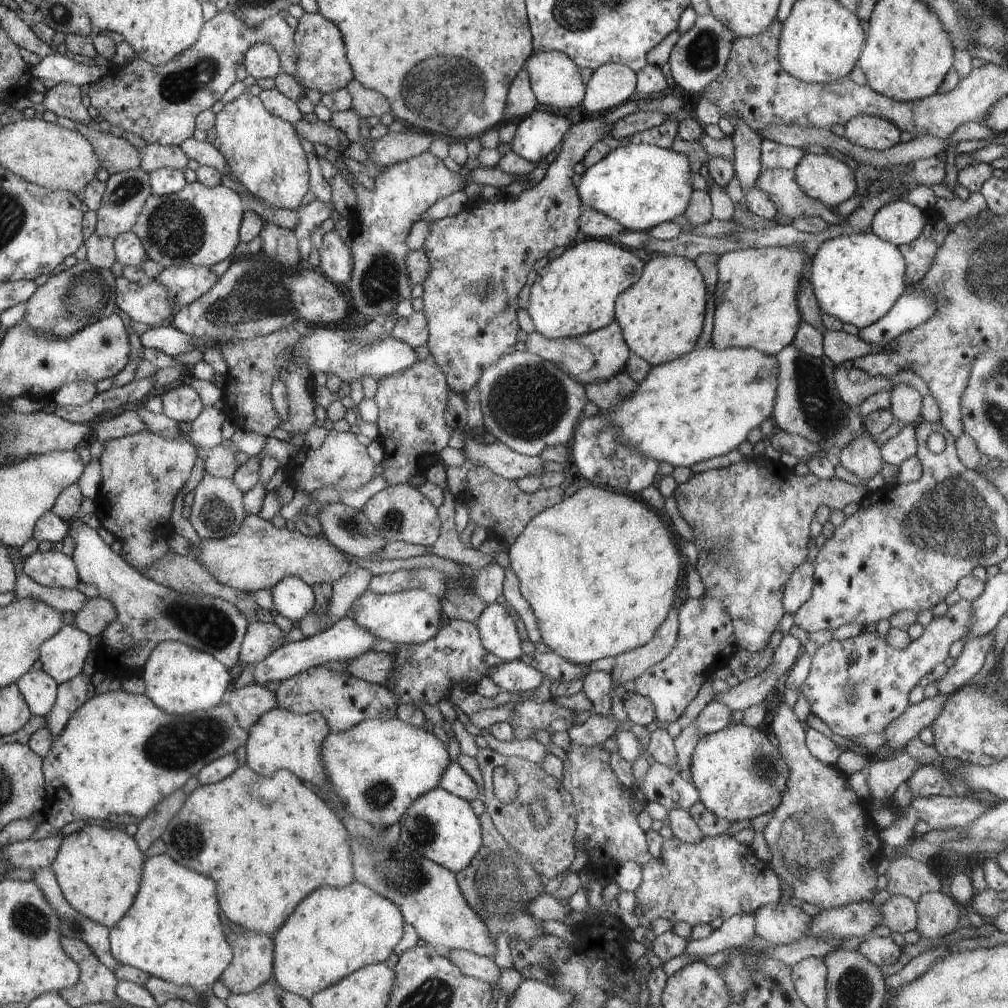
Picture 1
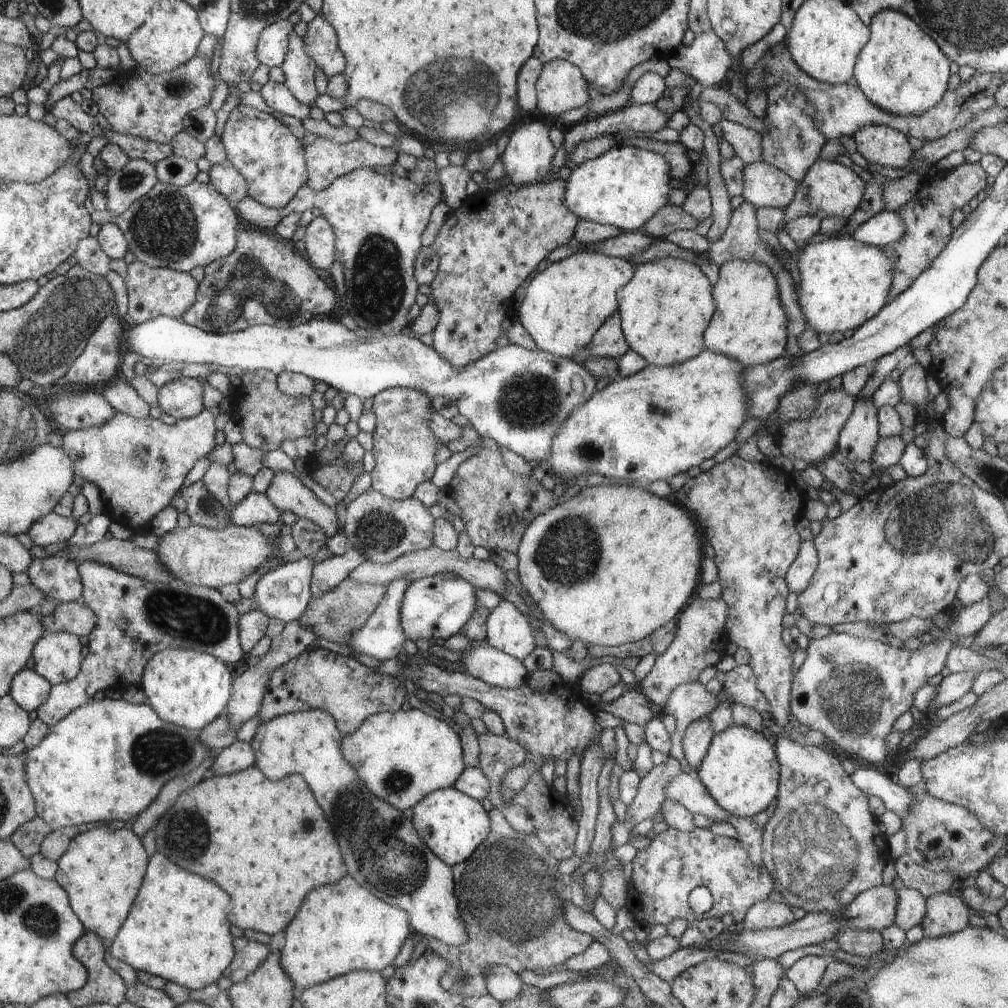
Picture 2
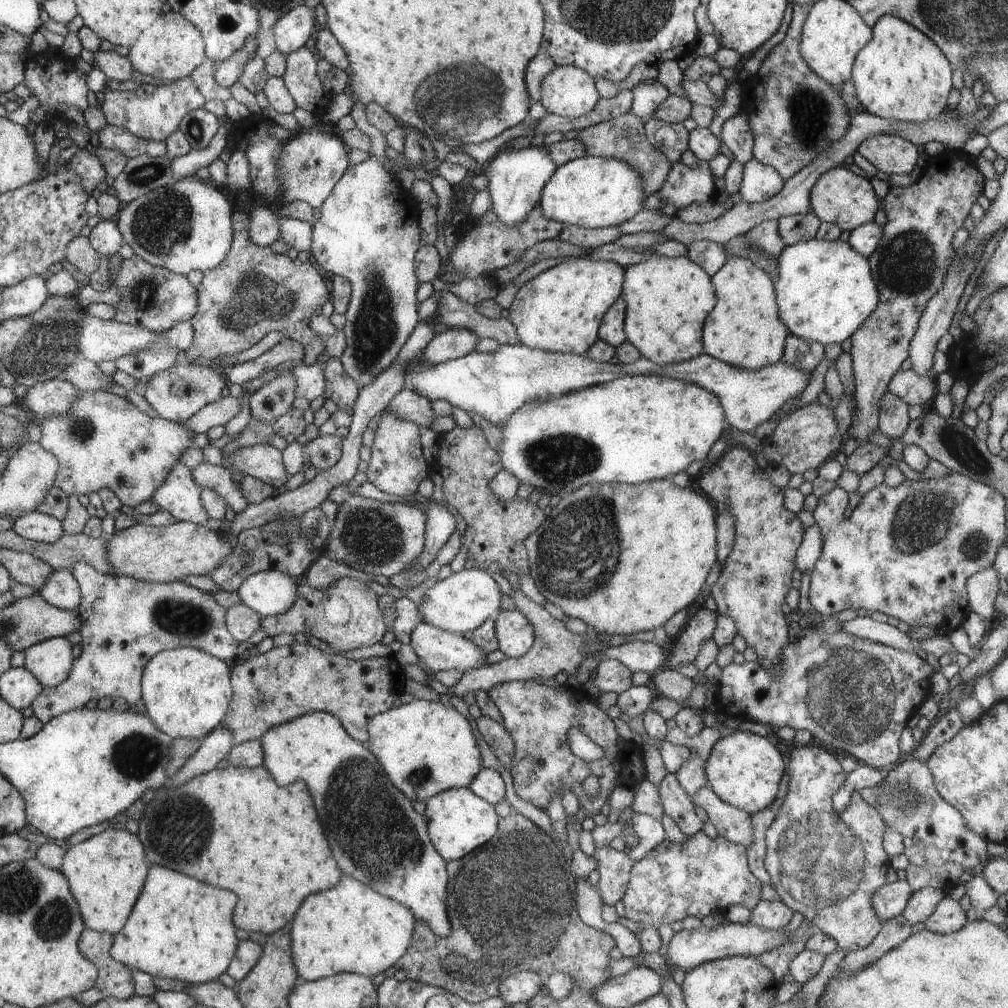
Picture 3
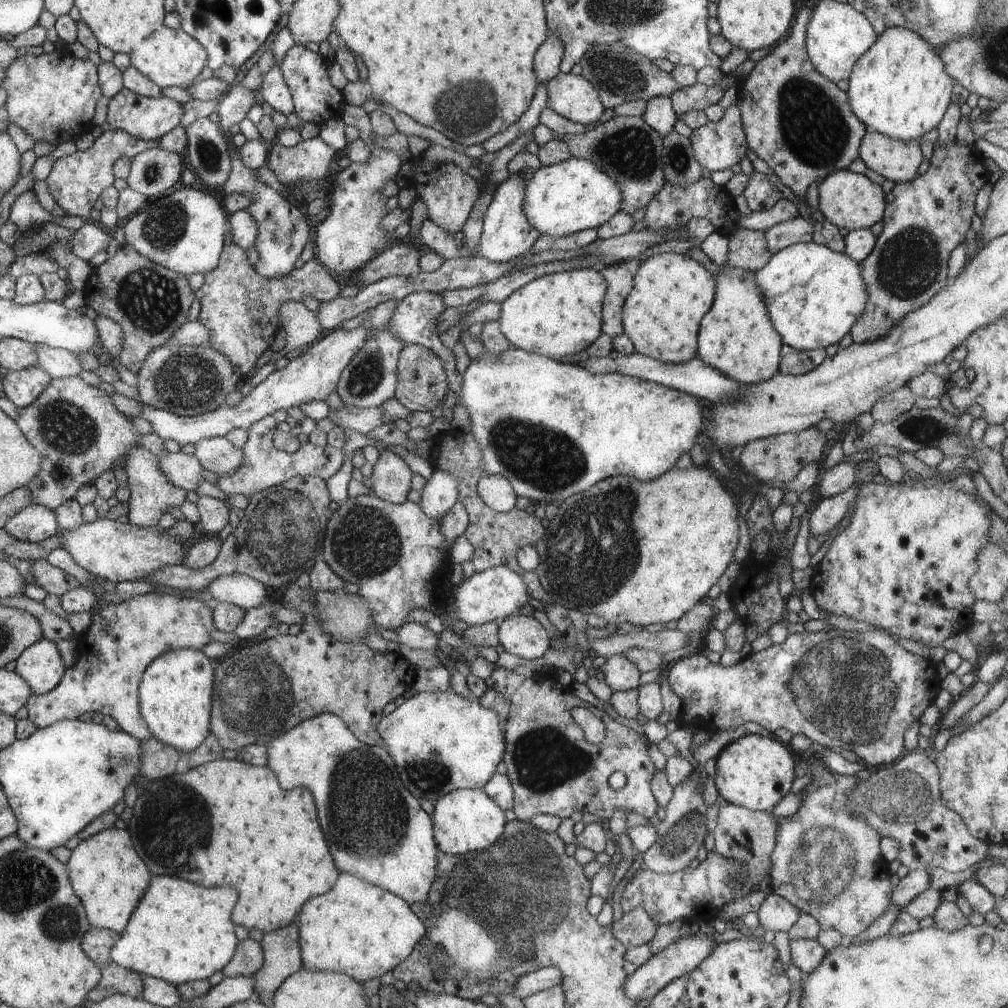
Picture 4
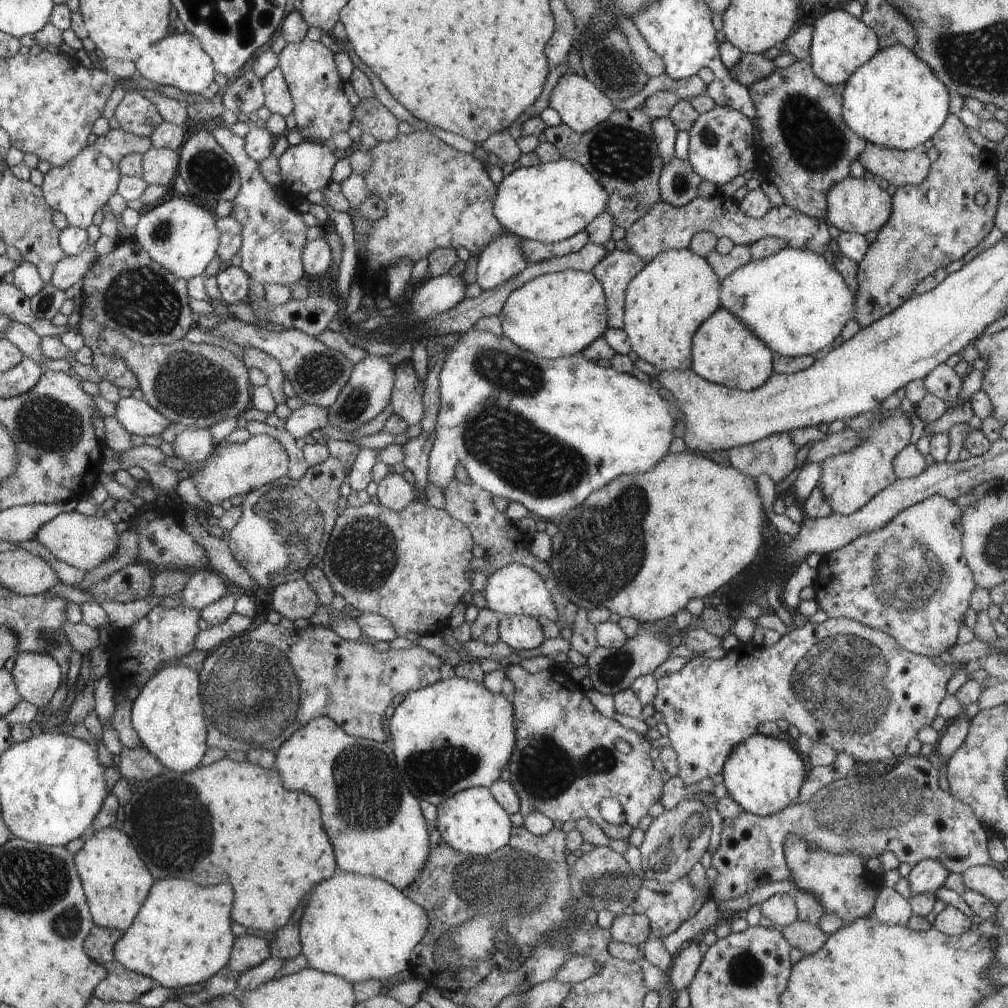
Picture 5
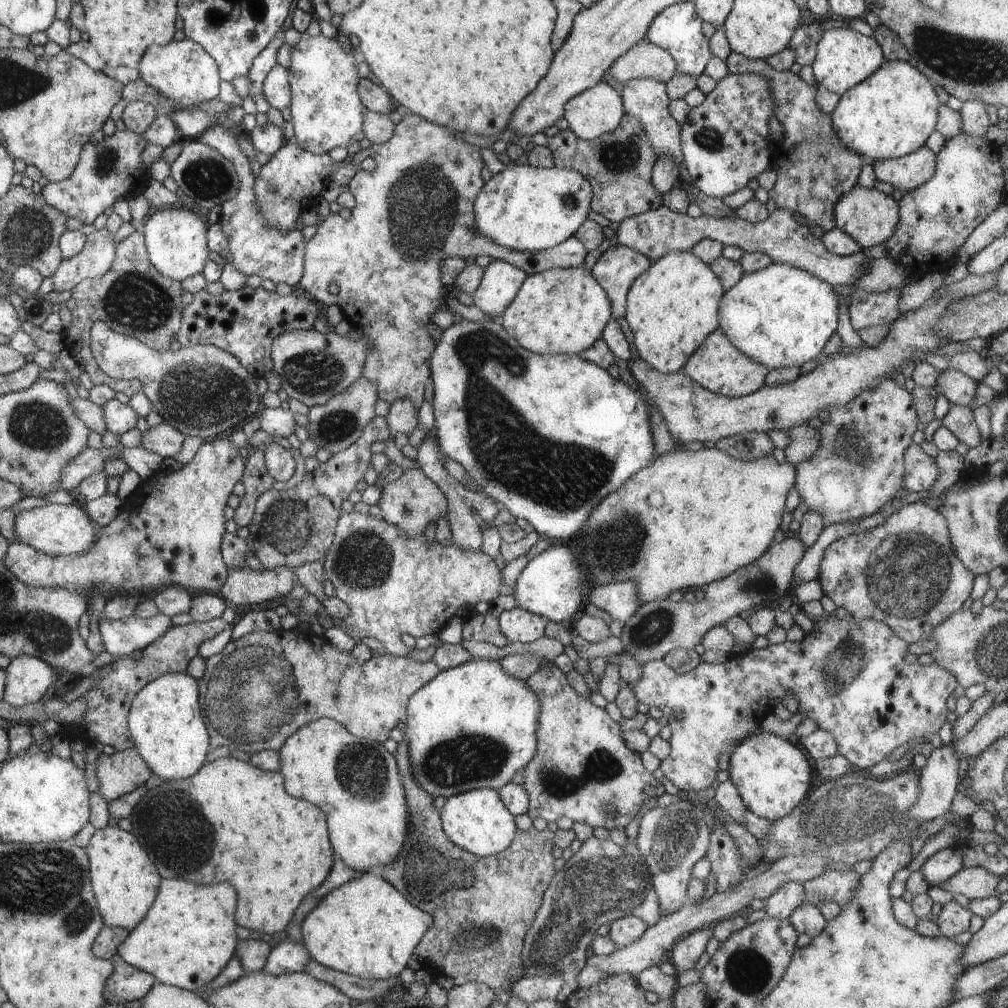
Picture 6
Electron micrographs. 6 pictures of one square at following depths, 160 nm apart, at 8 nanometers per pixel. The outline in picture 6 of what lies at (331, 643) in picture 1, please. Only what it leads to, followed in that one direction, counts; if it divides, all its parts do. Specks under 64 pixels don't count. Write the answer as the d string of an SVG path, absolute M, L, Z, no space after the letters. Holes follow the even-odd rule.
M466 319L457 325L451 325L443 330L443 336L435 344L435 352L431 356L431 377L434 382L433 413L436 425L437 446L442 450L442 455L460 462L467 470L472 480L480 483L485 494L506 508L515 517L528 520L535 531L551 544L569 542L575 537L576 532L583 527L584 522L589 519L591 510L608 494L612 494L618 487L622 487L635 472L646 468L656 459L655 442L651 431L650 408L646 400L638 392L630 388L620 378L614 378L608 371L585 361L580 355L553 355L546 353L541 355L525 349L498 321L489 323L474 323Z

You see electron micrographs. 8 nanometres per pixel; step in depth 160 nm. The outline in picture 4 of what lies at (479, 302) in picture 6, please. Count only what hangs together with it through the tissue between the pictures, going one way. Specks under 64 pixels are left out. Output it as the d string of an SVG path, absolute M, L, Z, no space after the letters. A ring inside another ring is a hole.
M521 170L518 174L513 173L506 178L493 192L492 202L486 210L481 242L479 246L479 256L490 260L490 262L510 262L516 256L522 256L532 248L536 240L540 239L540 232L532 228L522 212L522 202L524 202L524 186L530 180L533 170Z

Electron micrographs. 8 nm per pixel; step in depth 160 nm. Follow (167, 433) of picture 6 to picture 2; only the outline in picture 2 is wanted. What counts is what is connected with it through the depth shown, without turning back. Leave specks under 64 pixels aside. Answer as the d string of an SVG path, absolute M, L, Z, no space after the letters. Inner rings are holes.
M275 473L265 495L280 512L291 512L299 519L317 524L329 539L343 530L343 518L336 515L342 513L337 511L340 505L325 504L292 473Z

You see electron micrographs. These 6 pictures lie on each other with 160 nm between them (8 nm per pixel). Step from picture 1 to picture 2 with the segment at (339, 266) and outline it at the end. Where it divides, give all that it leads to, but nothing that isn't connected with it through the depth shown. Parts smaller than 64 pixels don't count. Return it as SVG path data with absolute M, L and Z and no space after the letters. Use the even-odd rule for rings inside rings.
M316 217L307 226L306 237L309 259L316 268L329 270L334 264L335 255L335 234L333 226L326 217Z

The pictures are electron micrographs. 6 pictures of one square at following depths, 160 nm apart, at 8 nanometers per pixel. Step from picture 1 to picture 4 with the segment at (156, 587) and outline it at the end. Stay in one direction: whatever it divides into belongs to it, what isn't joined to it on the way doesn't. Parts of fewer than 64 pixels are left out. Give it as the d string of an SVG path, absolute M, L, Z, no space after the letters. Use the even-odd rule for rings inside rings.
M56 548L46 556L46 562L60 568L65 574L78 580L83 588L90 588L96 596L92 606L89 630L77 638L78 657L76 664L64 672L63 680L46 694L31 695L26 705L28 719L38 729L48 728L58 720L76 720L86 712L110 715L118 729L138 738L148 740L152 733L144 722L138 700L139 684L143 681L147 668L160 656L182 649L201 651L212 641L210 630L214 628L212 608L196 596L174 596L174 594L138 594L118 604L113 603L110 594L113 584L100 586L94 576L64 549ZM106 594L112 603L106 602Z

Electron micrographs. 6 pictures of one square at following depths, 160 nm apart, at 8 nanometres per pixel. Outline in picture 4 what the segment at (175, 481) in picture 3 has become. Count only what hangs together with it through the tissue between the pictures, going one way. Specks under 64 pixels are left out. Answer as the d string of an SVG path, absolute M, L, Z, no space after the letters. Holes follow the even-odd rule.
M142 445L130 448L130 452L126 454L124 470L128 475L128 483L132 491L129 500L130 512L127 515L128 522L134 526L142 526L142 528L157 527L166 510L170 510L170 508L180 509L180 506L187 500L187 493L182 488L176 488L174 484L168 482L164 472L160 472L156 456Z

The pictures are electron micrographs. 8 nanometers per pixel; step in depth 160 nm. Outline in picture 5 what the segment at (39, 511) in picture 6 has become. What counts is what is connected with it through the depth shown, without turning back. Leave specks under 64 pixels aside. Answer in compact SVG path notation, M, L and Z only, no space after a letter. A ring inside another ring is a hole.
M74 510L60 513L43 525L36 540L40 541L43 548L52 553L54 558L88 572L115 556L118 549L118 530L106 518L106 514L102 518L88 518Z

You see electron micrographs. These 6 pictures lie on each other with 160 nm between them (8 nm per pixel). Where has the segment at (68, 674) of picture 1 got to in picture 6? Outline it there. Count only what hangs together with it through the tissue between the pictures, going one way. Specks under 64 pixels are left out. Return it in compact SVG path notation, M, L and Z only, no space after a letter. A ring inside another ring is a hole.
M30 655L14 657L5 672L7 686L3 700L12 706L39 701L55 680L51 665Z

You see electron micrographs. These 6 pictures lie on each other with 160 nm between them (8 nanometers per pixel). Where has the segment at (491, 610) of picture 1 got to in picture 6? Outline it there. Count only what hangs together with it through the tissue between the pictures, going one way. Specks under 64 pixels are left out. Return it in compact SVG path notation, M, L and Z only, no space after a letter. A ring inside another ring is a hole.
M516 606L502 612L498 619L502 634L510 643L528 644L544 635L547 620Z

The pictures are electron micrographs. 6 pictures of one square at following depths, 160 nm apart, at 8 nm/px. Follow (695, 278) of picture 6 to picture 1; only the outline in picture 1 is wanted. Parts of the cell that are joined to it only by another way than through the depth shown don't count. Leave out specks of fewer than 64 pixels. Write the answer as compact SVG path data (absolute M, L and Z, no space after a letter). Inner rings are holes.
M654 254L643 268L644 280L639 280L620 296L620 304L615 304L615 322L622 326L623 336L628 348L640 358L648 361L652 367L663 365L687 355L695 350L699 336L703 334L704 313L707 303L707 286L704 286L703 273L697 264L676 255Z

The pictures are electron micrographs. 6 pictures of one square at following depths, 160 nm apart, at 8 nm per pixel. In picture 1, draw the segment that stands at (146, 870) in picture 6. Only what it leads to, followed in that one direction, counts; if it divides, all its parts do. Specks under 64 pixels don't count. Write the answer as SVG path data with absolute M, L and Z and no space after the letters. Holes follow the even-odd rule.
M84 825L80 830L64 836L50 867L68 904L90 920L111 929L134 906L139 887L142 885L145 862L146 856L135 837L129 836L126 831L106 829L99 825Z

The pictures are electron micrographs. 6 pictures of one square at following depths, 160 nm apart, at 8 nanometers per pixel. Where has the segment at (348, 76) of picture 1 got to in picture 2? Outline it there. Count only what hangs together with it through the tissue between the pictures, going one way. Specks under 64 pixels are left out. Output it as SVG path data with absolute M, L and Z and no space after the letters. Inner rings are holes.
M321 14L308 23L303 39L307 55L319 65L326 76L343 74L346 59L338 46L335 28Z

